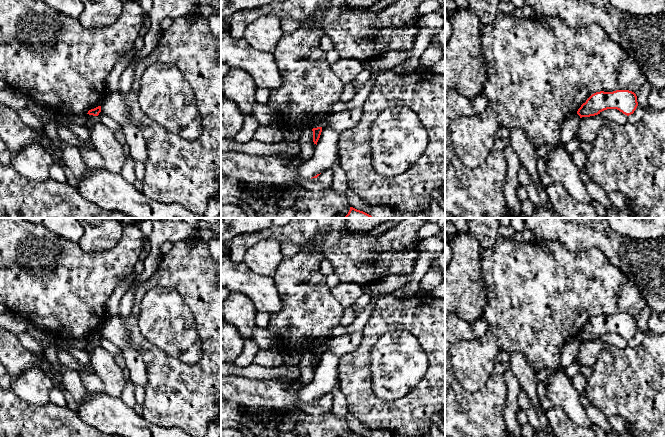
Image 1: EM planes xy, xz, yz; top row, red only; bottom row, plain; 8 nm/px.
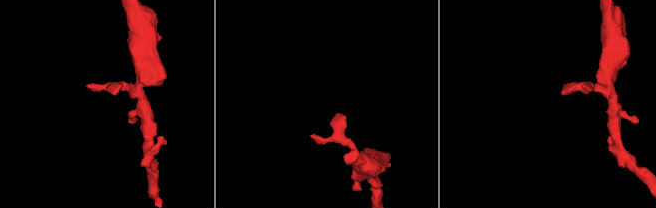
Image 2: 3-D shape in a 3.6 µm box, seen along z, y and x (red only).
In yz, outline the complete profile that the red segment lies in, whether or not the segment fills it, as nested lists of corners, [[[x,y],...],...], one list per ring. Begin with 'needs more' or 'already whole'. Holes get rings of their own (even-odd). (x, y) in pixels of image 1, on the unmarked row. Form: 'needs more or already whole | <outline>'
already whole | [[[600,315],[592,318],[578,333],[577,338],[582,342],[598,339],[607,333],[617,333],[629,340],[634,337],[637,330],[637,320],[632,315]]]

